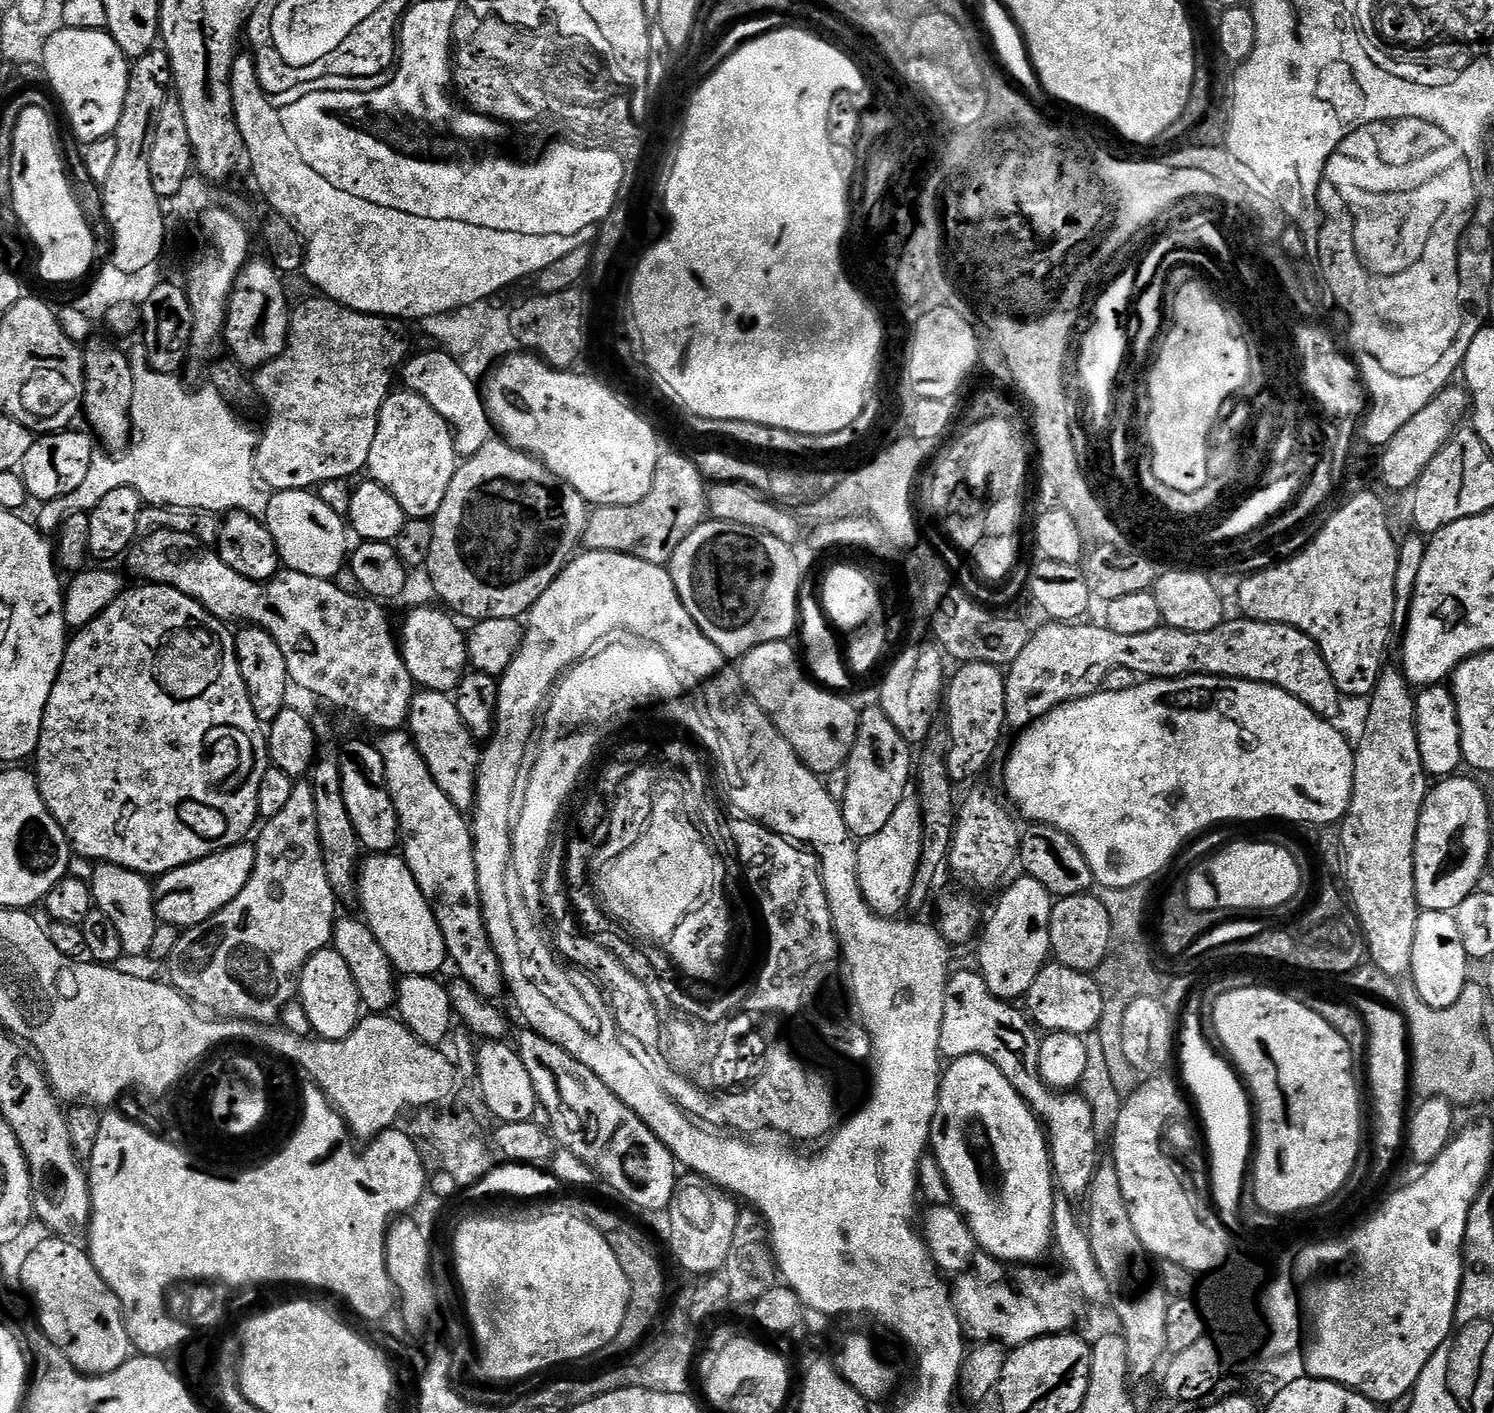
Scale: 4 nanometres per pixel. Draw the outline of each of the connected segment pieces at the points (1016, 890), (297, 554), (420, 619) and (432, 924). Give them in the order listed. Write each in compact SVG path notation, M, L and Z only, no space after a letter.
M1026 874L1021 875L1021 880L1014 880L1003 889L1004 897L997 902L992 917L989 920L987 917L979 937L978 971L993 994L1007 1002L1016 1002L1014 1000L1019 996L1020 999L1027 997L1030 986L1034 986L1034 978L1038 978L1044 965L1049 963L1052 950L1050 914L1053 896L1046 890L1046 886L1042 886L1042 882Z
M311 491L275 493L268 502L266 527L272 533L285 569L332 580L346 567L350 544L347 544L349 533L346 531L345 517L335 513Z
M436 608L414 609L405 618L404 629L401 632L399 629L398 647L406 670L421 689L452 694L469 667L468 642L465 633L460 633L459 626L455 624L457 621L447 611L444 612Z
M372 854L358 868L358 901L364 907L362 913L368 928L378 938L382 950L386 950L388 960L397 973L404 976L437 975L443 964L449 963L446 942L442 938L442 930L438 926L432 906L422 894L418 882L414 882L414 874L408 869L408 864L400 854Z

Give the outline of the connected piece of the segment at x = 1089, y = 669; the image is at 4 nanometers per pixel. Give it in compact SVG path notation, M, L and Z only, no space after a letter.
M1239 618L1225 619L1214 630L1206 634L1190 634L1161 626L1150 630L1150 634L1114 634L1114 630L1088 622L1044 622L1040 629L1029 635L1022 654L1007 665L1004 685L1006 686L1006 714L1009 729L1023 730L1028 725L1041 720L1047 712L1053 712L1060 704L1081 700L1101 691L1106 674L1115 668L1134 670L1137 677L1154 680L1177 680L1180 676L1229 676L1235 680L1249 680L1255 684L1269 684L1286 690L1294 698L1302 701L1326 720L1335 721L1340 712L1342 697L1320 648L1302 630L1285 624L1263 624L1260 620Z

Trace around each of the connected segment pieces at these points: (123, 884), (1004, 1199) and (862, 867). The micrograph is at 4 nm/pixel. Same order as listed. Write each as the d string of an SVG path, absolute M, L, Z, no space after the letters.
M97 863L93 868L96 869L93 870L92 876L90 875L90 883L95 907L104 912L106 918L110 918L110 922L114 922L122 938L124 956L147 957L150 942L154 942L154 930L158 923L154 888L149 877L117 864Z
M968 1056L953 1059L948 1065L943 1069L940 1078L938 1106L936 1107L936 1113L932 1119L930 1129L930 1148L948 1183L948 1195L951 1203L956 1211L961 1212L964 1216L964 1220L968 1223L970 1230L974 1234L977 1245L983 1251L988 1252L993 1259L1001 1261L1008 1266L1013 1266L1012 1264L1032 1264L1035 1260L1042 1259L1047 1254L1048 1247L1051 1249L1054 1244L1054 1206L1058 1192L1054 1187L1052 1158L1048 1154L1048 1137L1045 1129L1042 1127L1036 1113L1020 1097L1018 1090L1005 1078L1002 1070L998 1070L998 1066L994 1066L994 1062L988 1061L986 1057Z
M905 795L904 801L890 814L890 822L878 830L878 834L865 836L856 849L856 873L864 901L880 916L896 918L907 909L910 890L914 886L914 874L918 874L918 862L922 858L922 830L924 829L924 811L920 809L919 799L915 795Z

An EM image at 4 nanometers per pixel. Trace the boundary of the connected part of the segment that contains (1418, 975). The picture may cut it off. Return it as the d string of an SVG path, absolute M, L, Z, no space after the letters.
M1421 911L1414 930L1410 975L1426 1006L1434 1008L1454 1006L1470 979L1468 967L1470 961L1466 949L1462 947L1462 933L1458 930L1455 915L1450 912Z

